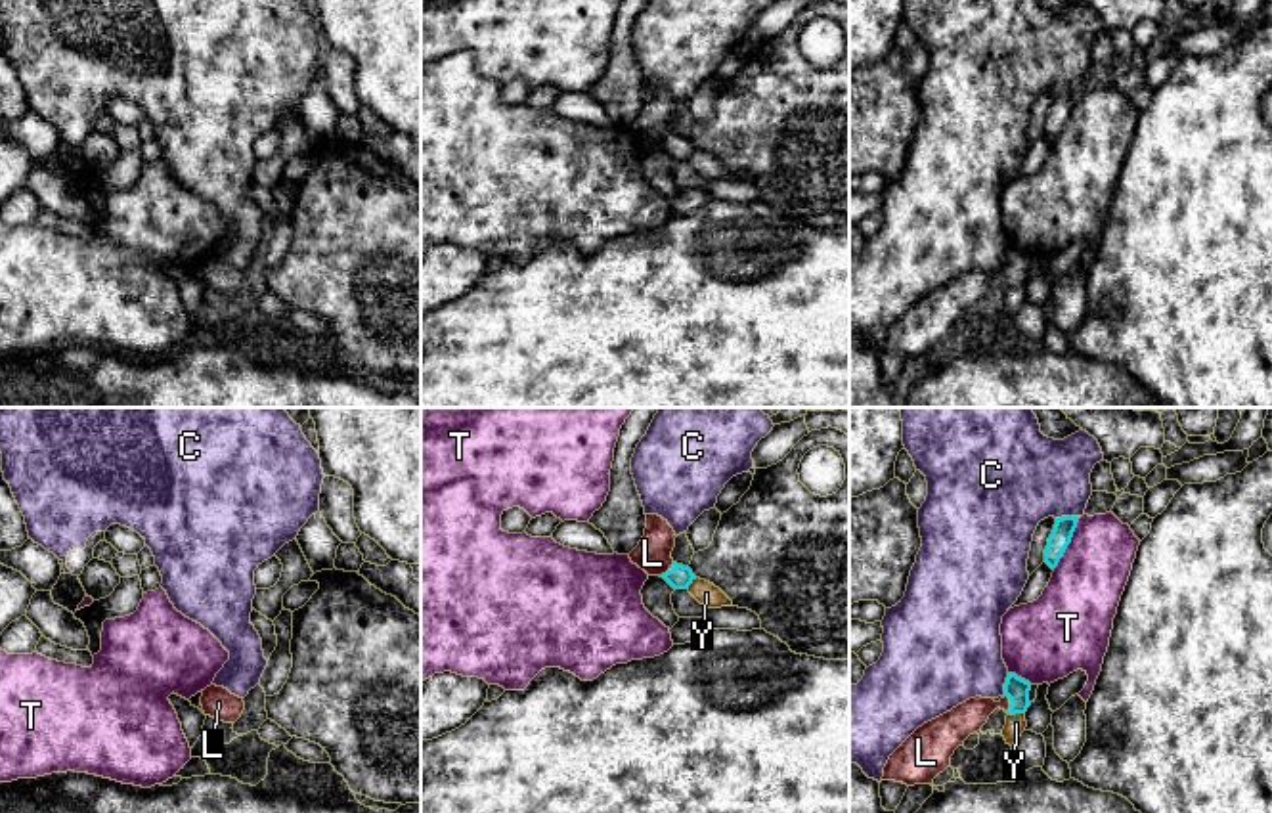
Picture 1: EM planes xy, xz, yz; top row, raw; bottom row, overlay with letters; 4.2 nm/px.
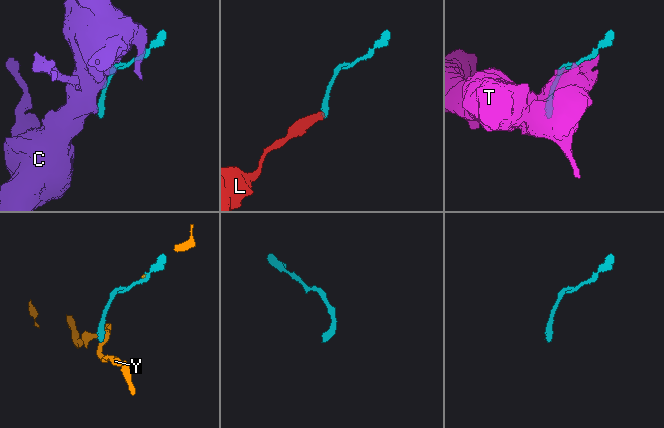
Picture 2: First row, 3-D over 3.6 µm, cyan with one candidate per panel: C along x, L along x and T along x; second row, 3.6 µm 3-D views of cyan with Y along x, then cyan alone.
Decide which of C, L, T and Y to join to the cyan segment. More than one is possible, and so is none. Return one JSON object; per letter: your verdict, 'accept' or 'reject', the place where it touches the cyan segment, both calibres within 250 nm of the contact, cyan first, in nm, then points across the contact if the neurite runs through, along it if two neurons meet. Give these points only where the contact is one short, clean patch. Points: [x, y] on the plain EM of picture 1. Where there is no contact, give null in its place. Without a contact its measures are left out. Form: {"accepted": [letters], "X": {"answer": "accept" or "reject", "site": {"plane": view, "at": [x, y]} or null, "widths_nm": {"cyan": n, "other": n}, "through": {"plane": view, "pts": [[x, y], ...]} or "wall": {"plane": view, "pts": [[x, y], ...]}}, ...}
{"accepted": ["L"], "C": {"answer": "reject", "site": {"plane": "yz", "at": [1005, 257]}, "widths_nm": {"cyan": 100, "other": 400}}, "L": {"answer": "accept", "site": {"plane": "yz", "at": [1010, 276]}, "widths_nm": {"cyan": 100, "other": 140}, "through": {"plane": "yz", "pts": [[1016, 261], [1010, 276], [987, 276], [964, 291]]}}, "T": {"answer": "reject", "site": {"plane": "yz", "at": [1070, 113]}, "widths_nm": {"cyan": 90, "other": 320}}, "Y": {"answer": "reject", "site": {"plane": "yz", "at": [1016, 284]}, "widths_nm": {"cyan": 100, "other": 80}, "wall": {"plane": "yz", "pts": [[1008, 284], [1024, 285]]}}}

